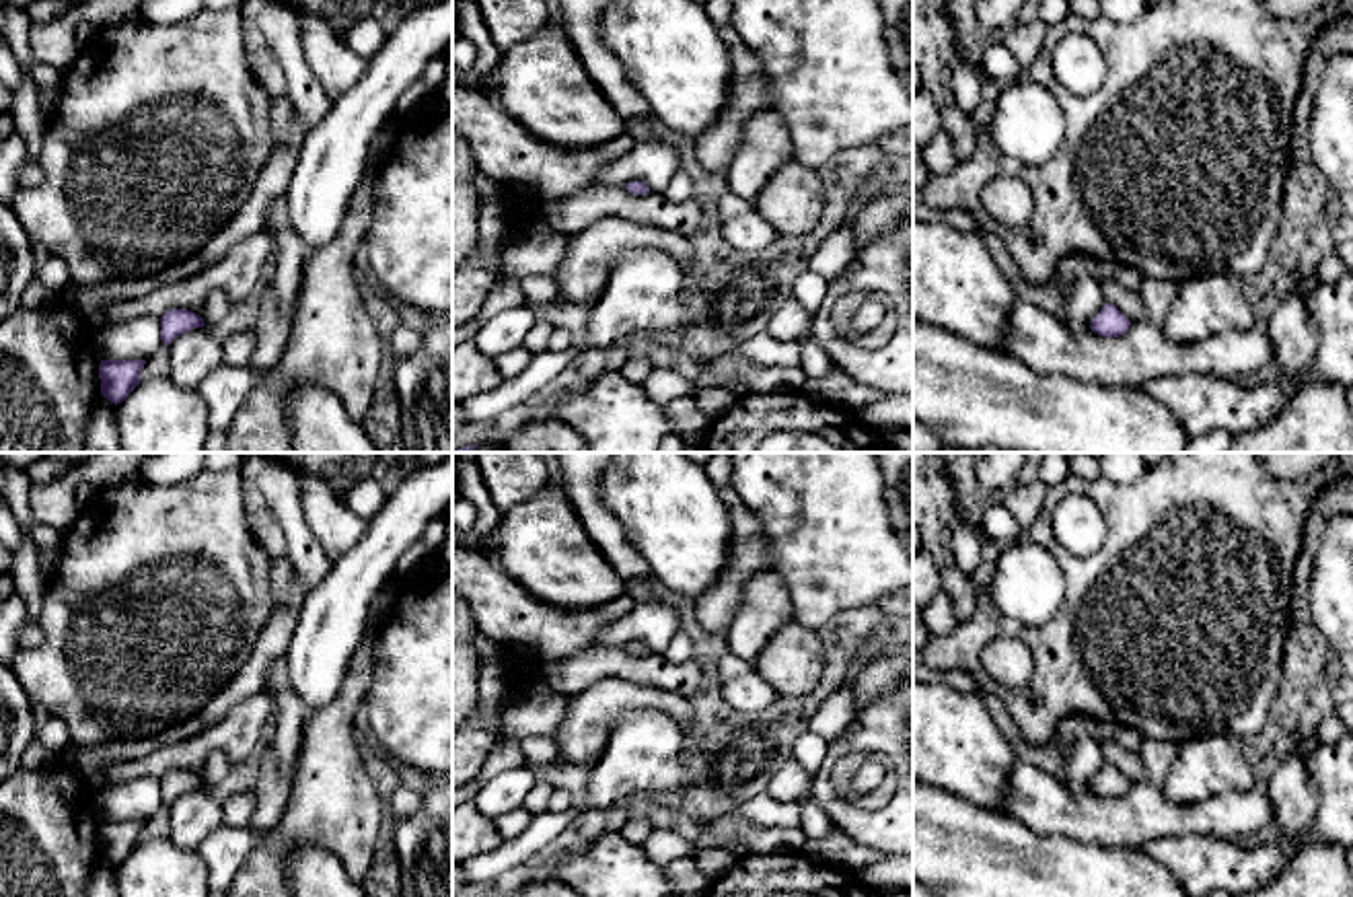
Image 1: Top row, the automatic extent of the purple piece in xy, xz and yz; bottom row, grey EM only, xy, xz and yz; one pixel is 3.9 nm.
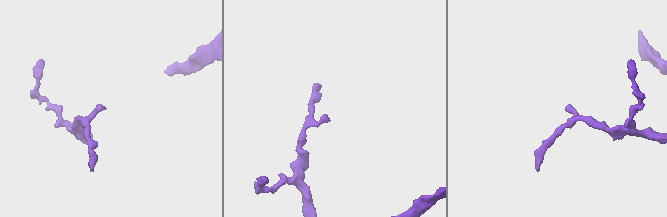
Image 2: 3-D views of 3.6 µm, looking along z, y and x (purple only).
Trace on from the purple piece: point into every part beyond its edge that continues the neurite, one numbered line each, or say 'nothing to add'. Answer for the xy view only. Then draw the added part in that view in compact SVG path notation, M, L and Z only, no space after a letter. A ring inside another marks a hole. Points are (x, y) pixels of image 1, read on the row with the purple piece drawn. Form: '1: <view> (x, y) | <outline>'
nothing to add

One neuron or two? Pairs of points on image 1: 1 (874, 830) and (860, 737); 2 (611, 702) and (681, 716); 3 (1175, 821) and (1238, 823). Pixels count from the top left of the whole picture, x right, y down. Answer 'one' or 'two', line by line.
1: one
2: one
3: one

